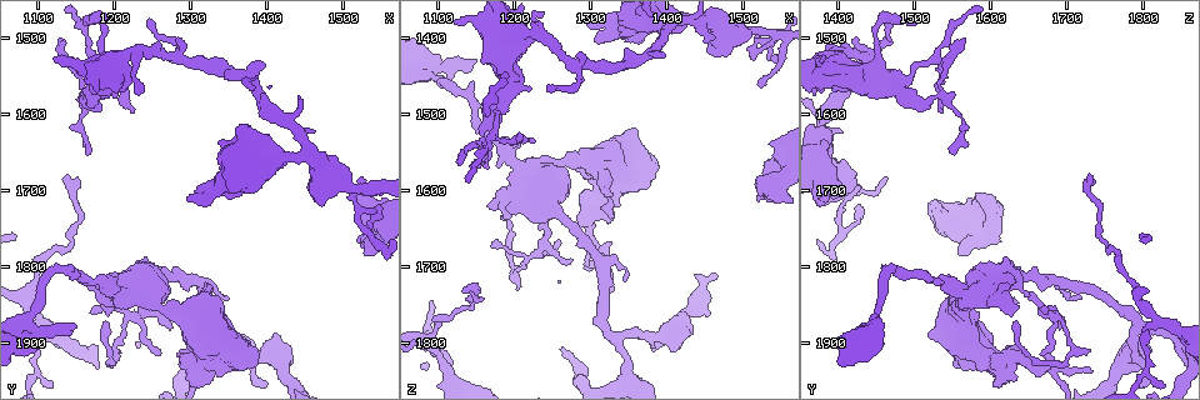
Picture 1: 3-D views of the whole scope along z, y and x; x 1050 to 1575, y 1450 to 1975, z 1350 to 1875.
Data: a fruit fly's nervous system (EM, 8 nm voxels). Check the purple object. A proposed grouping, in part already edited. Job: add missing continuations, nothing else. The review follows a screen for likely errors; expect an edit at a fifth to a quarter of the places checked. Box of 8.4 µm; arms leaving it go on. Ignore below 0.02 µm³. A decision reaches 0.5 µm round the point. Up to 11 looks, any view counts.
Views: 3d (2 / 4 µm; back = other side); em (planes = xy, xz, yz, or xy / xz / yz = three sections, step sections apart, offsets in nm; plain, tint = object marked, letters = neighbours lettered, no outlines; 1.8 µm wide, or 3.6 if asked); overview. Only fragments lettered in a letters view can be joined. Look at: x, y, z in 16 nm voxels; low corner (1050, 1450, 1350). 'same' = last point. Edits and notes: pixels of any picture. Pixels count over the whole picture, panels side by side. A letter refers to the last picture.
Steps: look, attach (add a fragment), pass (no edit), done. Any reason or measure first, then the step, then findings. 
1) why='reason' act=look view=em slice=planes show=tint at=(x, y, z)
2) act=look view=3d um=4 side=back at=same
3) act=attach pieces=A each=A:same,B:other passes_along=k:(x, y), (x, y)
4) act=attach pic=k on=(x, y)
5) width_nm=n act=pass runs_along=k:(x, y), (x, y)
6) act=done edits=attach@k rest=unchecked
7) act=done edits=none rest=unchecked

why='an open end' act=look view=em slice=planes show=plain at=(1150, 1875, 1430)

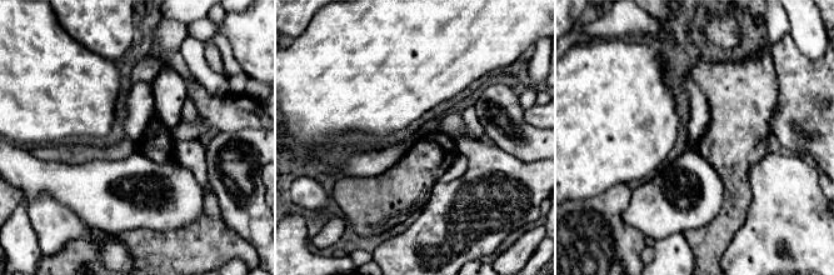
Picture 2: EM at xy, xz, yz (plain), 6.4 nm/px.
act=look view=em slice=planes show=letters at=same

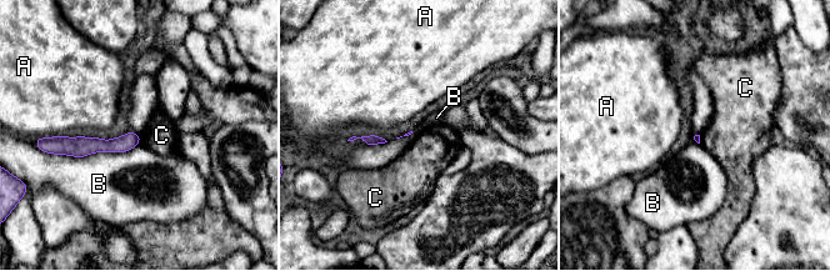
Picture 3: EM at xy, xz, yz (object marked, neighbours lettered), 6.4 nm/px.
act=pass each=A:other,B:other,C:other found='no lettered fragment goes on from it'

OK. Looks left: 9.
why='sharp bend' act=look view=3d um=2 at=(1200, 1910, 1710)

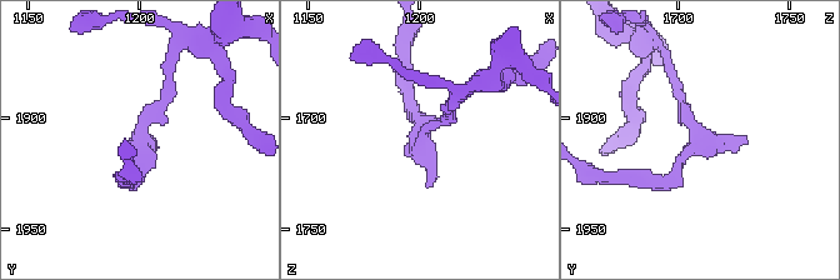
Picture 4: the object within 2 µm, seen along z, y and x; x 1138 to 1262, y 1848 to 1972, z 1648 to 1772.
act=look view=em slice=planes show=tint at=(1201, 1907, 1708)

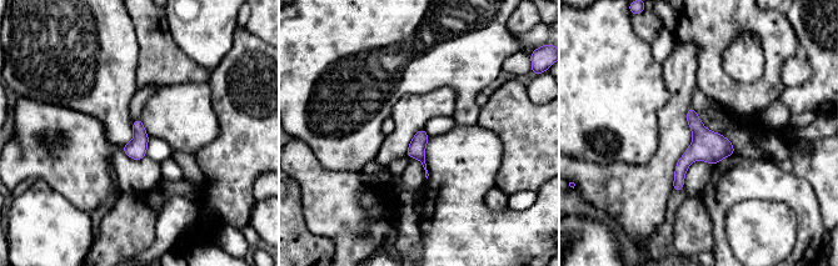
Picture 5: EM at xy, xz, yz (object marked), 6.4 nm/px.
why='see the neighbours' act=look view=em slice=planes show=letters at=same

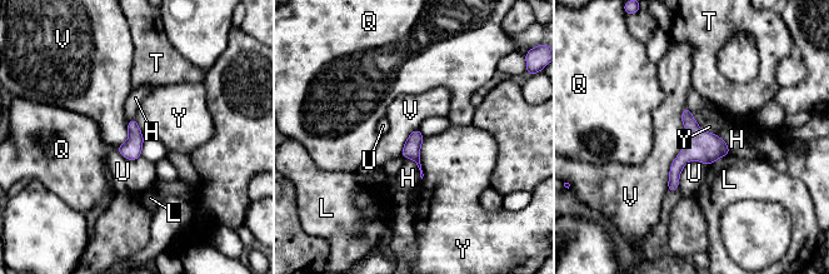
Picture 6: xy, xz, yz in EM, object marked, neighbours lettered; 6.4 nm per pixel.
longest_contact=V:550nm act=pass each=H:other,L:other,Q:other,T:other,U:other,V:other,Y:other found='none of them fits'

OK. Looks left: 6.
why='thick end' act=look view=3d um=4 at=(1195, 1810, 1625)

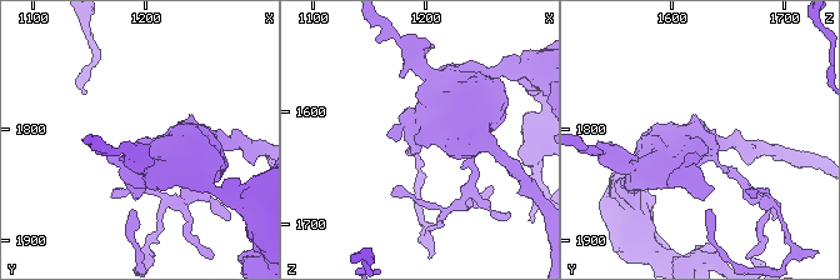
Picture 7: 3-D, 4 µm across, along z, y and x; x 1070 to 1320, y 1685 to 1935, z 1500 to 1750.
act=look view=em slice=planes show=letters at=(1192, 1812, 1624)

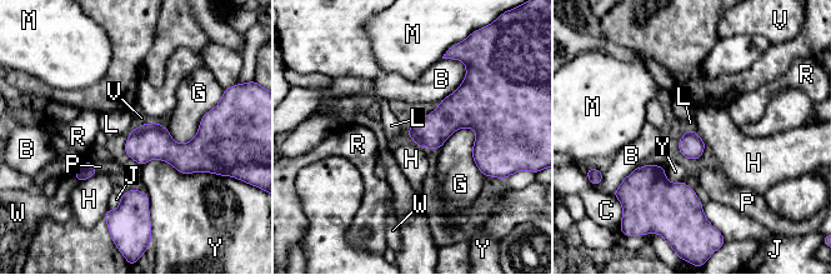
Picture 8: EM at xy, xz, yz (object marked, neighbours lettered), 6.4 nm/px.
act=pass each=B:other,C:other,G:other,H:other,J:other,L:other,M:other,P:other,R:other,V:other,W:other,Y:other border=8:(687, 129), (692, 130) found='none of them fits'

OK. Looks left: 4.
why='branch stops here' act=look view=3d um=4 at=(1530, 1785, 1565)

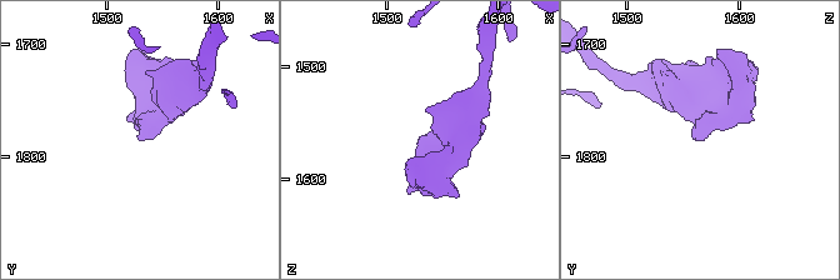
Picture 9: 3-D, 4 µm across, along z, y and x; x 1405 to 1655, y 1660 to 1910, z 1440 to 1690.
why='shape alone is not enough' act=look view=em slice=xz step=16 show=letters at=(1528, 1786, 1568)

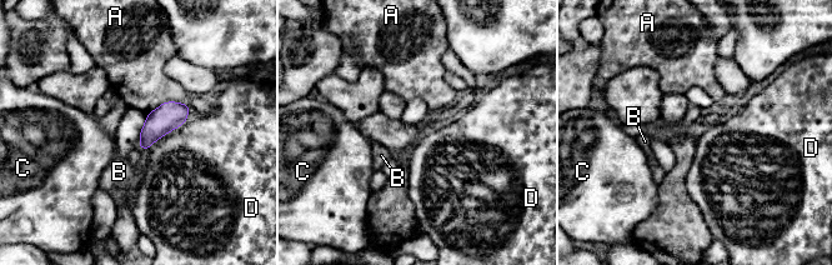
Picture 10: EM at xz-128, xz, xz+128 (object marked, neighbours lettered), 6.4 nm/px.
act=pass each=A:other,B:other,C:other,D:other border=10:(186, 121), (156, 139), (146, 149) found='none of them fits'

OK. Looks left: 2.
act=done edits=none rest=unchecked

